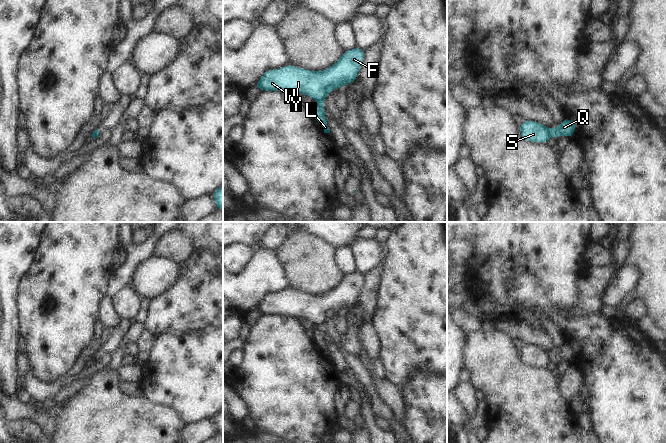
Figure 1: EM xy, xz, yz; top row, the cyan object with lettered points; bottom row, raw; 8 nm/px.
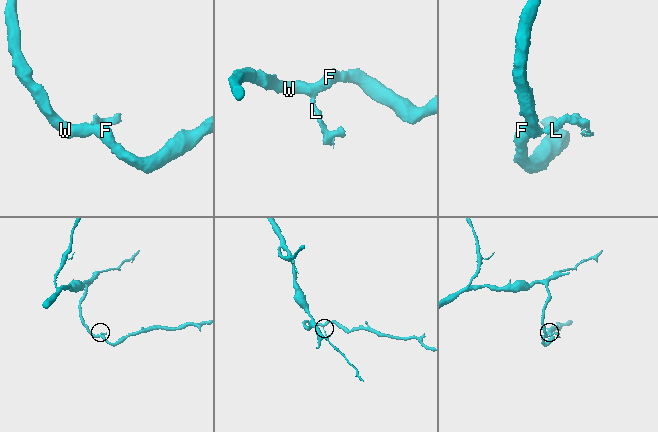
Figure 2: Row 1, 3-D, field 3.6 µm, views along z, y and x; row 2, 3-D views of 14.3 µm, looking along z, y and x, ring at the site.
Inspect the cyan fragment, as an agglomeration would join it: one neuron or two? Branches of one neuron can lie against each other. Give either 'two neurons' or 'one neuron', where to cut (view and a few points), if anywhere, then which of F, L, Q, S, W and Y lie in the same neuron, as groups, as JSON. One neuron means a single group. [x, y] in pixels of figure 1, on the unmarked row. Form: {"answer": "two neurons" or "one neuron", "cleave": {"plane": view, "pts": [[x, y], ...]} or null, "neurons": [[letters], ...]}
{"answer": "two neurons", "cleave": {"plane": "yz", "pts": [[550, 354], [553, 359]]}, "neurons": [["F", "S", "W", "Y"], ["L", "Q"]]}

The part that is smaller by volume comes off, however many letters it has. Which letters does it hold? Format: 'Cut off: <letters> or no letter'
Cut off: L, Q.

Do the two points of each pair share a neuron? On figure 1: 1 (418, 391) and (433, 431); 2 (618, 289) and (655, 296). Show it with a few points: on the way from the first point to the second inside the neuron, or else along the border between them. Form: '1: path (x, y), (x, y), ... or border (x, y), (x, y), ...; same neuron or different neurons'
1: path (428, 401), (433, 406), (433, 421); same neuron
2: border (639, 269), (641, 277), (633, 292); different neurons

